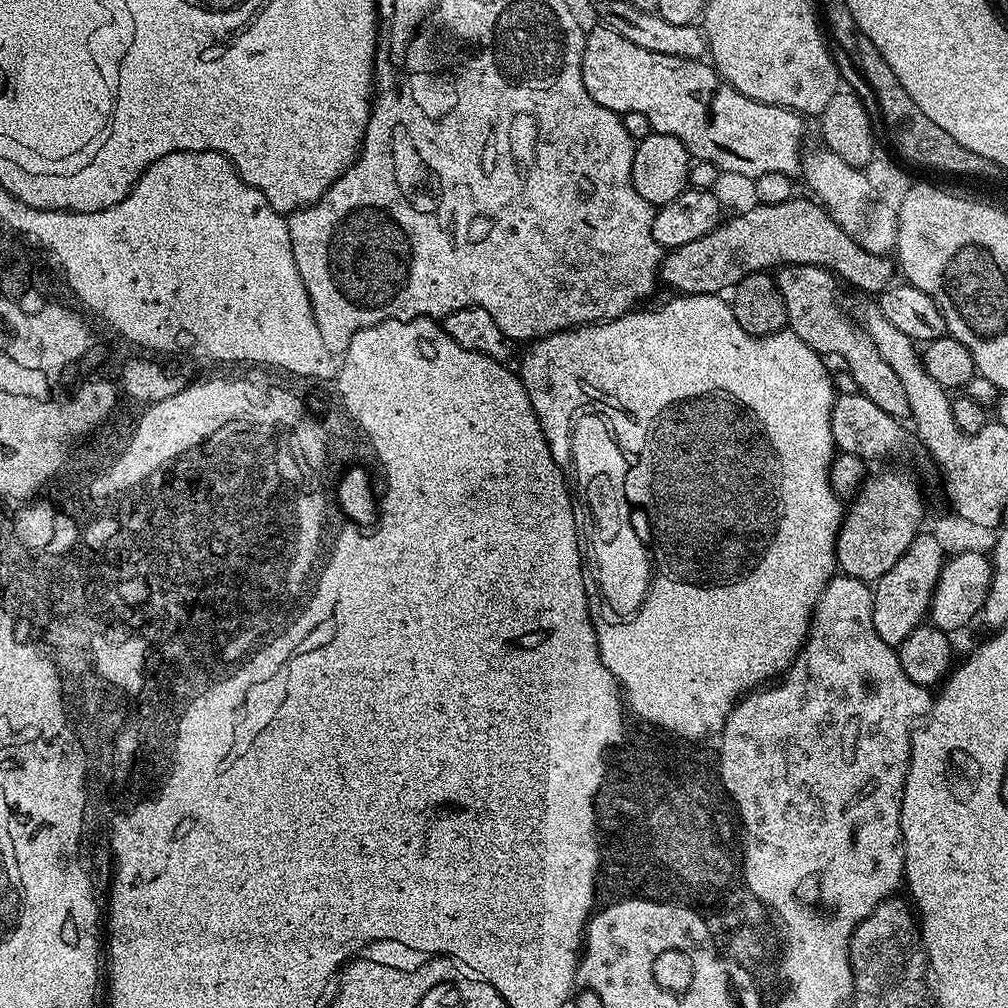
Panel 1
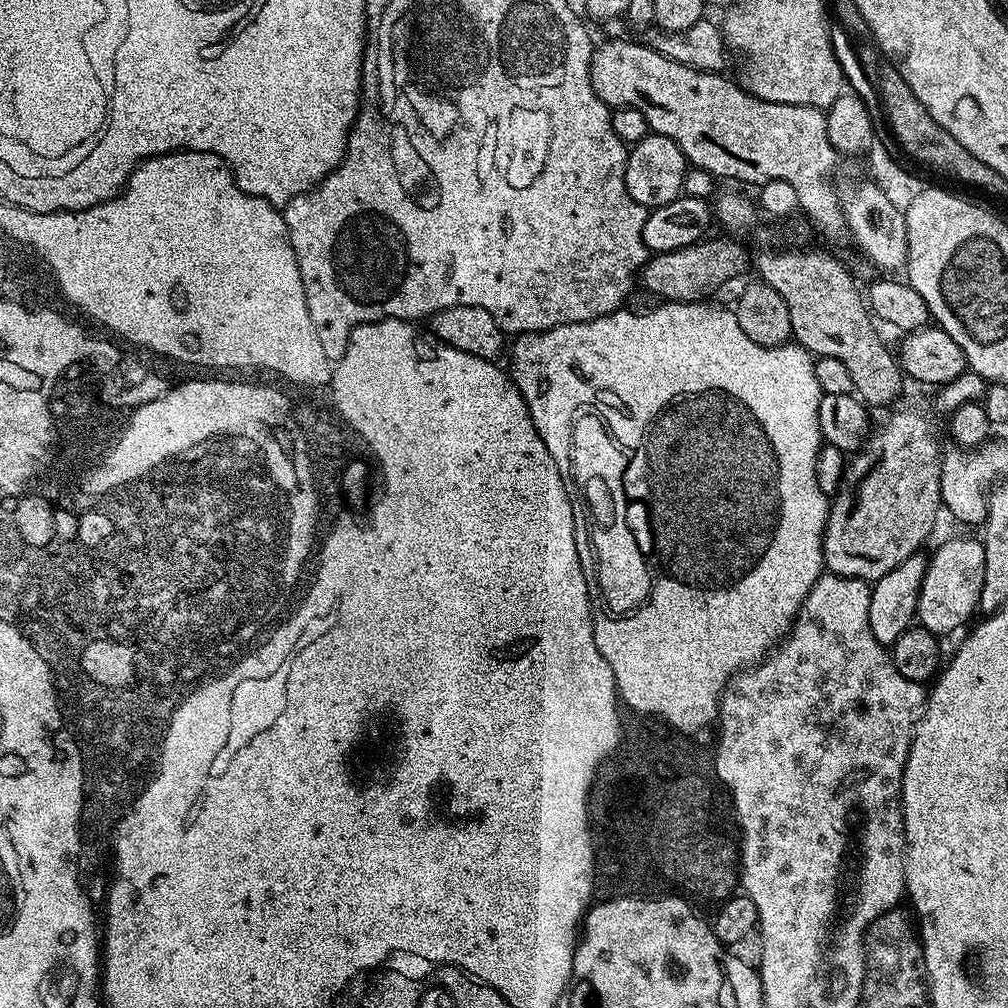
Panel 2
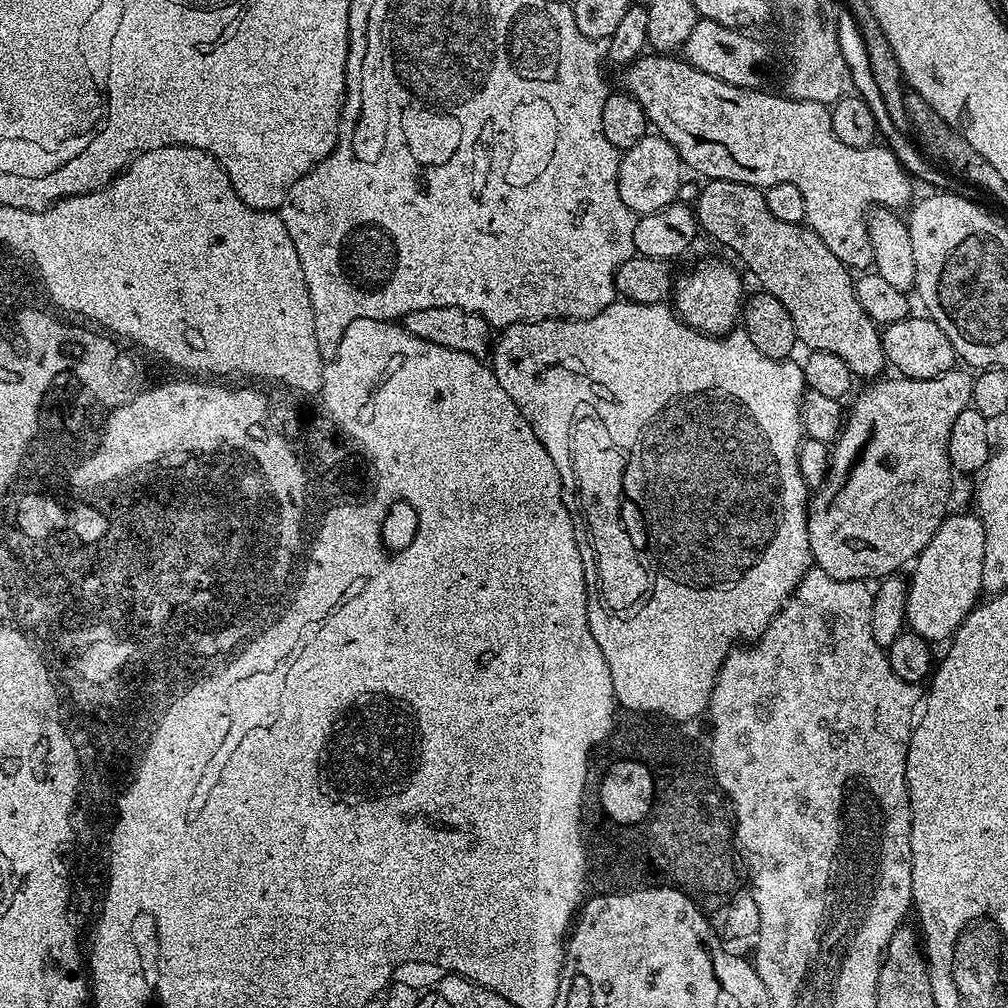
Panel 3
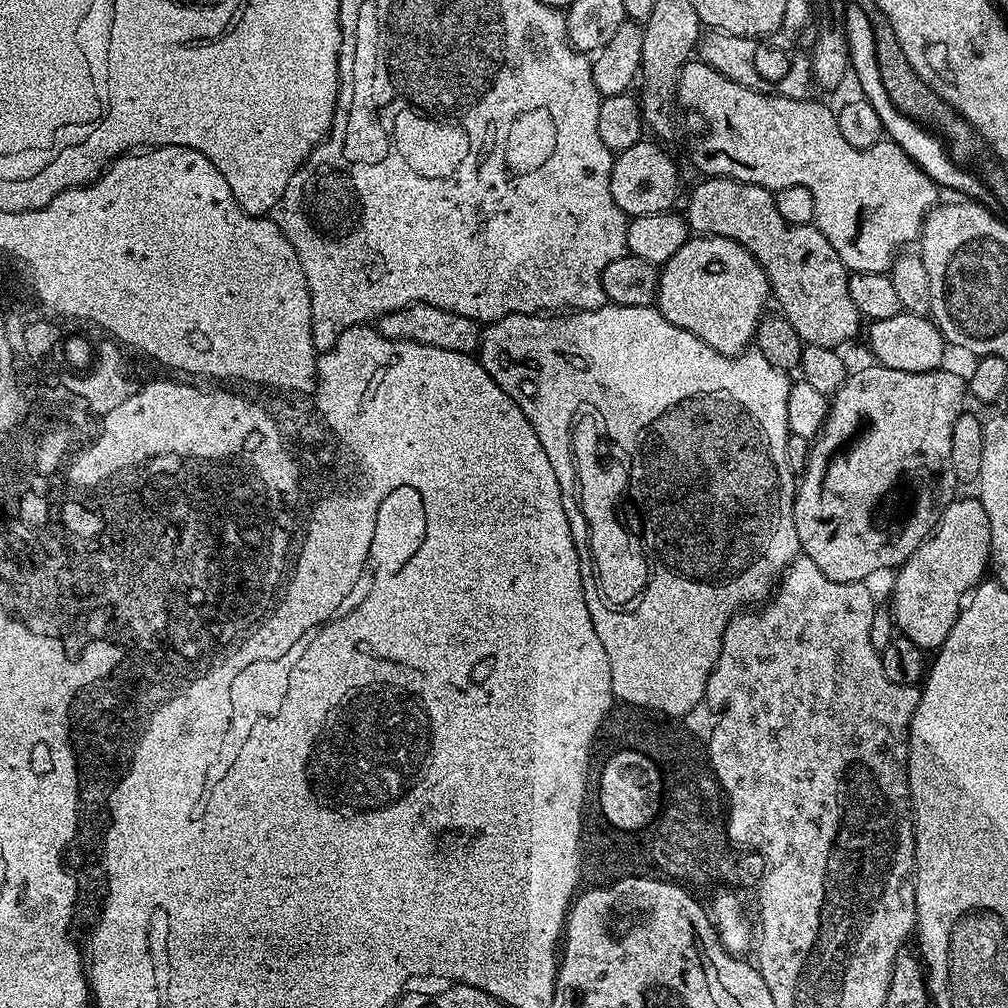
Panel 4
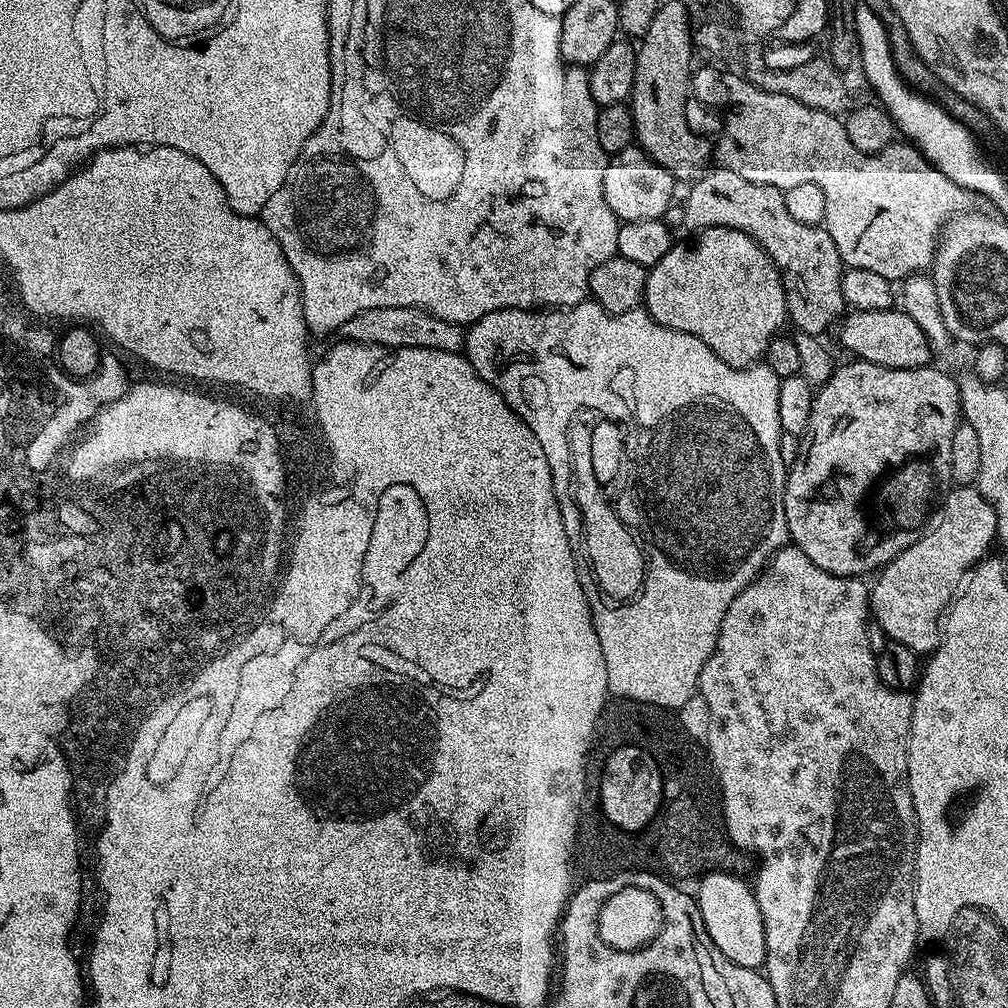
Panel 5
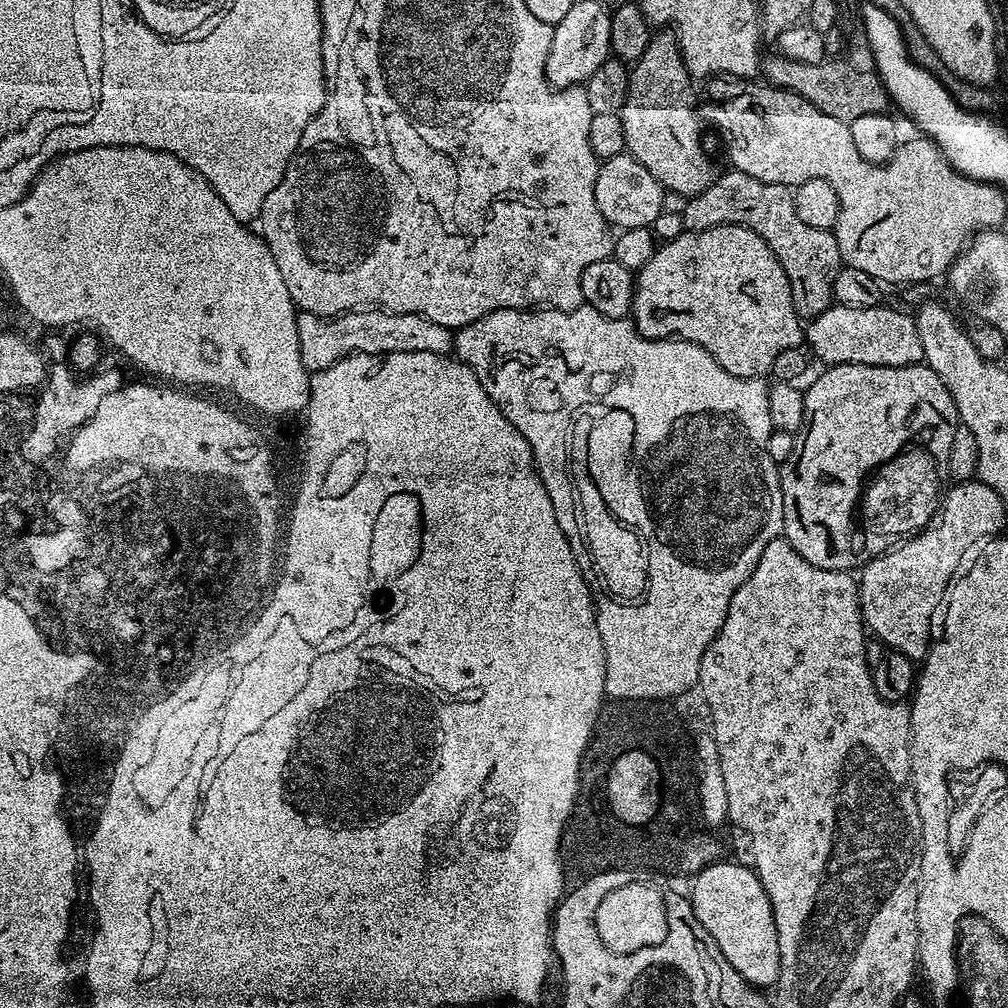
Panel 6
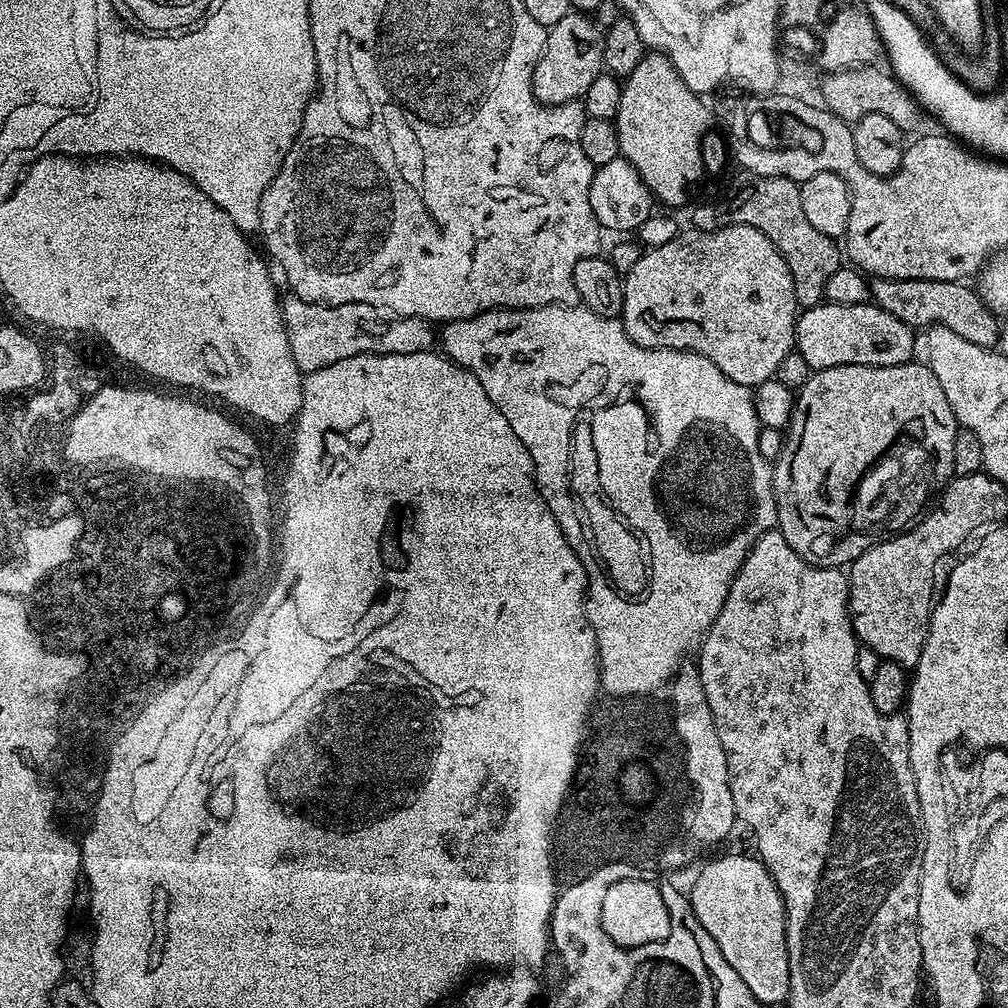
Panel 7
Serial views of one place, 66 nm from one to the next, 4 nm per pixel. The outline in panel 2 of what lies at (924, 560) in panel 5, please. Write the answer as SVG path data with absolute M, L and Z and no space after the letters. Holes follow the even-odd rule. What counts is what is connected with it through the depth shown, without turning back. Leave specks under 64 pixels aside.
M956 536L948 540L928 560L928 569L922 578L922 590L918 594L916 620L919 627L944 638L947 632L956 632L972 615L977 615L982 594L982 582L986 578L986 550L983 539L972 536Z

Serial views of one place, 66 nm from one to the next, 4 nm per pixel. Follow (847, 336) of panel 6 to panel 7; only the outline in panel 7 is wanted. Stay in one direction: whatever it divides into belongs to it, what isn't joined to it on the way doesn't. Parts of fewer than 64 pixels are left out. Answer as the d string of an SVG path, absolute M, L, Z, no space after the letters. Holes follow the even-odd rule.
M821 302L812 308L805 308L796 318L795 351L806 358L809 369L833 368L847 364L865 364L866 366L898 366L907 364L913 359L912 351L916 348L914 328L882 310L875 302L859 304L858 306L842 306Z

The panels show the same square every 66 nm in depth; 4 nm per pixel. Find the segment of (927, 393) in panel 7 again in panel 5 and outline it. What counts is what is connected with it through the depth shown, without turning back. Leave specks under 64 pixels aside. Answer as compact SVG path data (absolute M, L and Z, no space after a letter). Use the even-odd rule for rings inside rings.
M857 359L851 363L845 368L837 367L828 383L819 385L812 397L812 441L809 444L807 441L806 451L788 468L784 505L791 543L800 548L814 566L835 576L860 578L865 575L863 572L875 573L898 558L902 550L914 546L950 491L949 465L944 470L928 470L930 492L924 514L920 514L920 510L916 512L916 502L912 502L912 520L900 520L898 524L884 502L884 490L888 482L900 474L900 444L930 444L930 448L938 448L938 452L949 459L950 442L954 430L962 423L962 413L957 377L947 376L940 368L887 368Z

